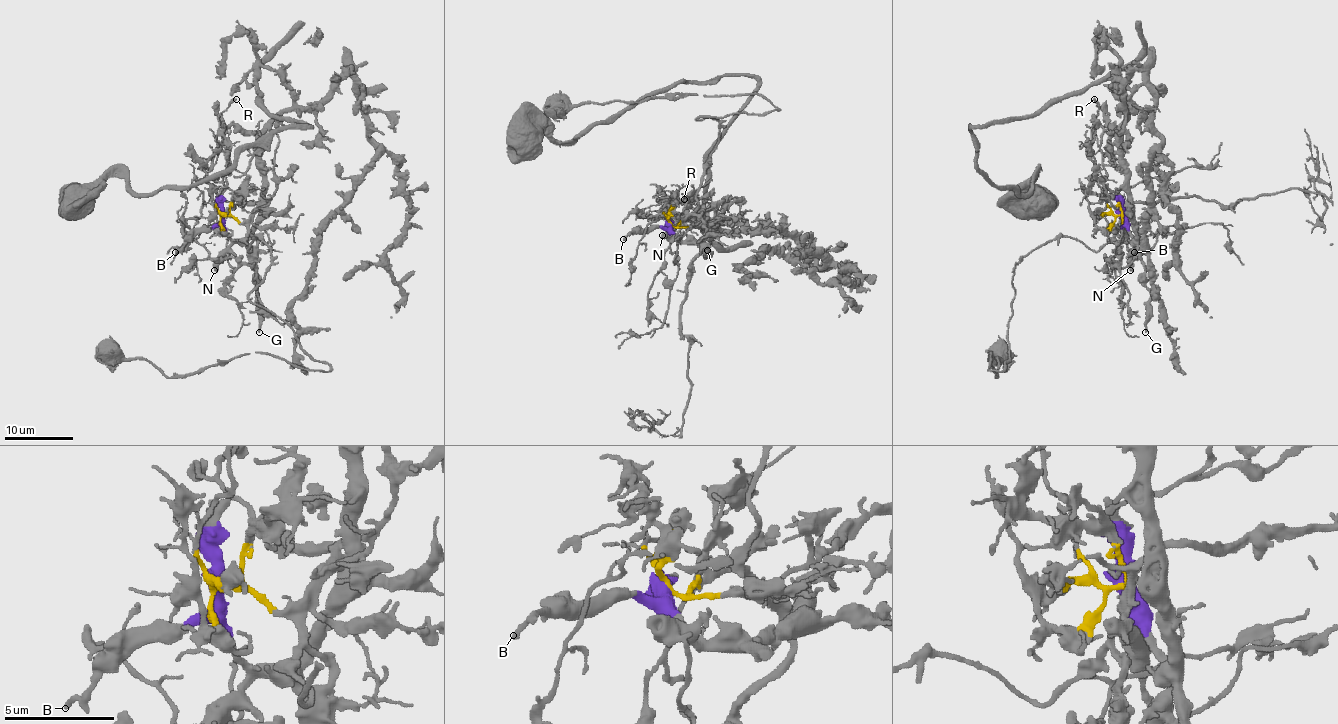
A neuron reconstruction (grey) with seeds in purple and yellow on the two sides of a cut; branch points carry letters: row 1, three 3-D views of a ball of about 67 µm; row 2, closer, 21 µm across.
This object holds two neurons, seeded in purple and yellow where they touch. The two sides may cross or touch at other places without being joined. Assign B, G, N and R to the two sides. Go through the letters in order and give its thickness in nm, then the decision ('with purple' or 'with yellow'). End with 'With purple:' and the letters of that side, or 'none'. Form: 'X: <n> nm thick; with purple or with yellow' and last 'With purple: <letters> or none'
B: 240 nm thick; with purple
G: 200 nm thick; with purple
N: 500 nm thick; with purple
R: 280 nm thick; with yellow
With purple: B, G, N

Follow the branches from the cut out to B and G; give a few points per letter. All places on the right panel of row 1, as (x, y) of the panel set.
B: (1119, 214), (1124, 242), (1135, 252)
G: (1119, 214), (1135, 240), (1145, 269), (1145, 286), (1150, 293), (1150, 319), (1145, 324), (1145, 332)

